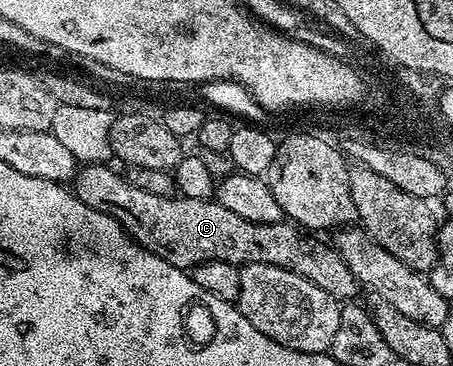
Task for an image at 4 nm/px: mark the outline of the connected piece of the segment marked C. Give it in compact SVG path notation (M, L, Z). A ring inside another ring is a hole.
M89 163L80 166L73 180L75 196L89 209L97 209L113 221L117 221L146 251L161 257L169 265L190 269L212 259L242 265L244 263L268 263L287 267L293 273L313 281L325 293L340 301L351 301L361 291L358 281L349 273L349 265L330 242L318 234L308 234L290 221L281 223L254 223L237 217L214 198L157 197L157 193L145 193L117 172L111 165Z

